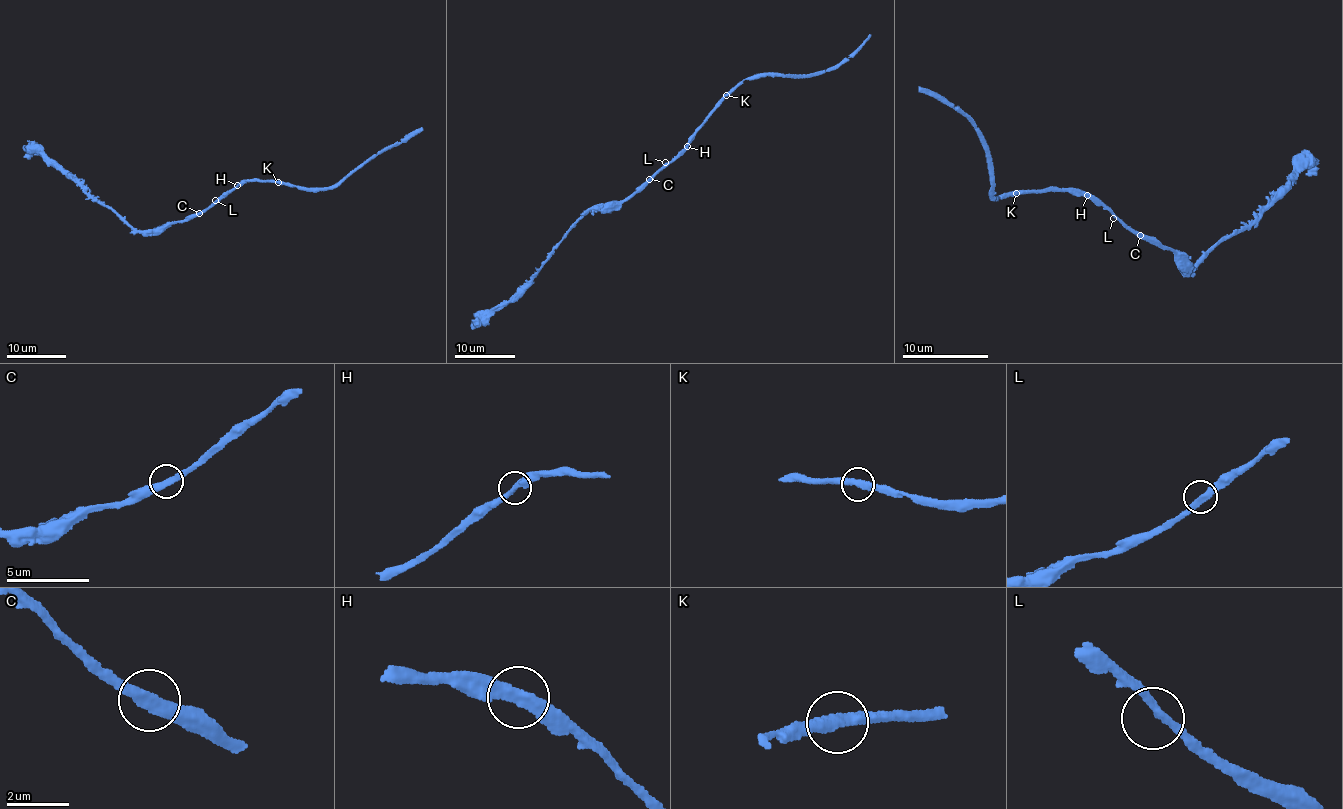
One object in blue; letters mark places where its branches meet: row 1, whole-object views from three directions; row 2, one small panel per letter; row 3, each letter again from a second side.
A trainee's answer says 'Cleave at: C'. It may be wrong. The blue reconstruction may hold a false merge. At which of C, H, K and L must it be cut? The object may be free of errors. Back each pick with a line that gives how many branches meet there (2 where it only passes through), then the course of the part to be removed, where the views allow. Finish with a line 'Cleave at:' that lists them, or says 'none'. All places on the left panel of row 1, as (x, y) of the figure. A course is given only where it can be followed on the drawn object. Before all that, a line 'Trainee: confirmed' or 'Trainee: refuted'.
Trainee: refuted
Cleave at: none

